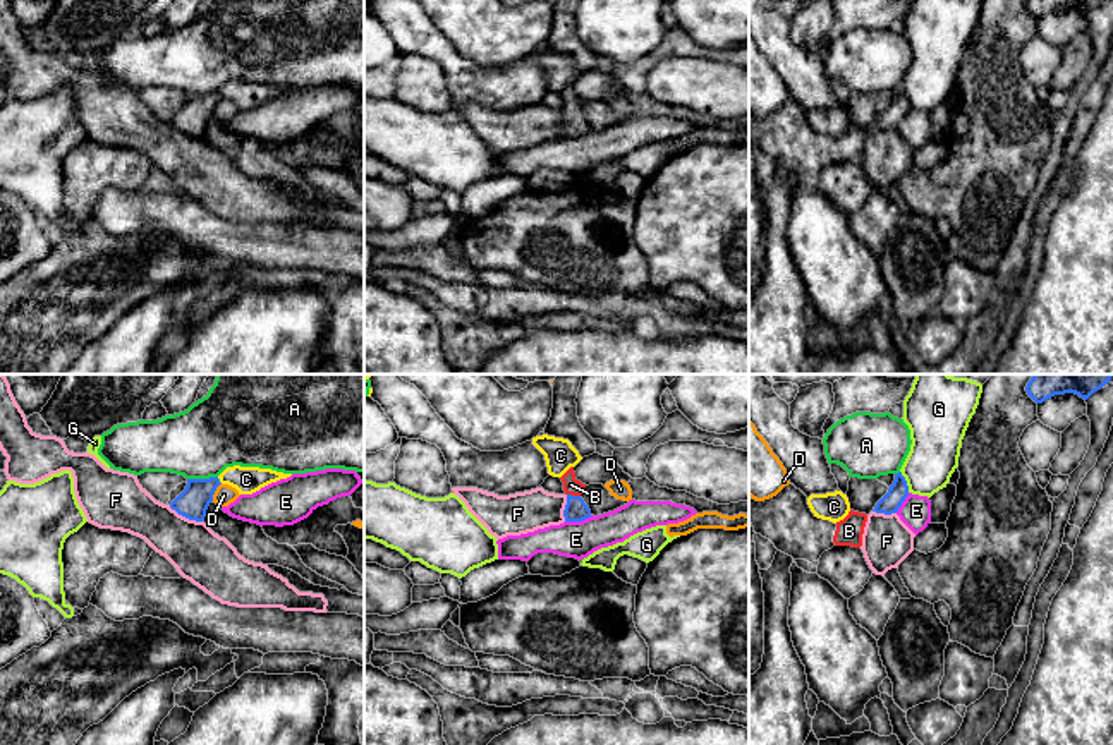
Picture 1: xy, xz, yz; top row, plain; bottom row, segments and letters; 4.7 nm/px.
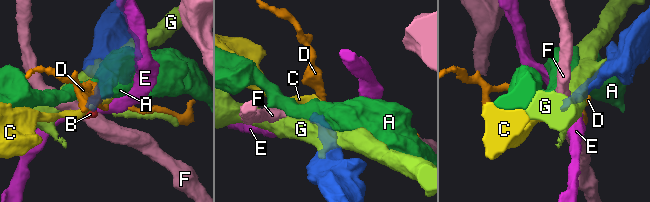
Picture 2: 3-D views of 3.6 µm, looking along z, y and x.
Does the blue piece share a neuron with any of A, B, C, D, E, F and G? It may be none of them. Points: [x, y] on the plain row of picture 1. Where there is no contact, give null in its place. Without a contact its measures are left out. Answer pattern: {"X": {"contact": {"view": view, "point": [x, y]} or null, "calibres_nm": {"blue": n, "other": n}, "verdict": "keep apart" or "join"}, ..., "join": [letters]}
{"A": {"contact": {"view": "xy", "point": [201, 95]}, "calibres_nm": {"blue": 150, "other": 340}, "verdict": "keep apart"}, "B": {"contact": {"view": "xz", "point": [574, 112]}, "calibres_nm": {"blue": 110, "other": 80}, "verdict": "join"}, "C": {"contact": {"view": "xy", "point": [218, 96]}, "calibres_nm": {"blue": 150, "other": 130}, "verdict": "keep apart"}, "D": {"contact": {"view": "xy", "point": [215, 105]}, "calibres_nm": {"blue": 150, "other": 90}, "verdict": "keep apart"}, "E": {"contact": {"view": "xz", "point": [577, 136]}, "calibres_nm": {"blue": 110, "other": 180}, "verdict": "keep apart"}, "F": {"contact": {"view": "xy", "point": [186, 133]}, "calibres_nm": {"blue": 150, "other": 260}, "verdict": "keep apart"}, "G": {"contact": {"view": "yz", "point": [906, 96]}, "calibres_nm": {"blue": 90, "other": 240}, "verdict": "keep apart"}, "join": ["B"]}

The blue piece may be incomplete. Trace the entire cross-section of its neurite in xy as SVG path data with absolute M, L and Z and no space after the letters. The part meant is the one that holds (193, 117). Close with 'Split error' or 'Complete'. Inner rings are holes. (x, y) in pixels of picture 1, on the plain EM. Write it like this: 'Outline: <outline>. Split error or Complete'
Outline: M218 93L187 94L186 105L170 118L170 124L189 136L203 137L220 100Z. Complete

